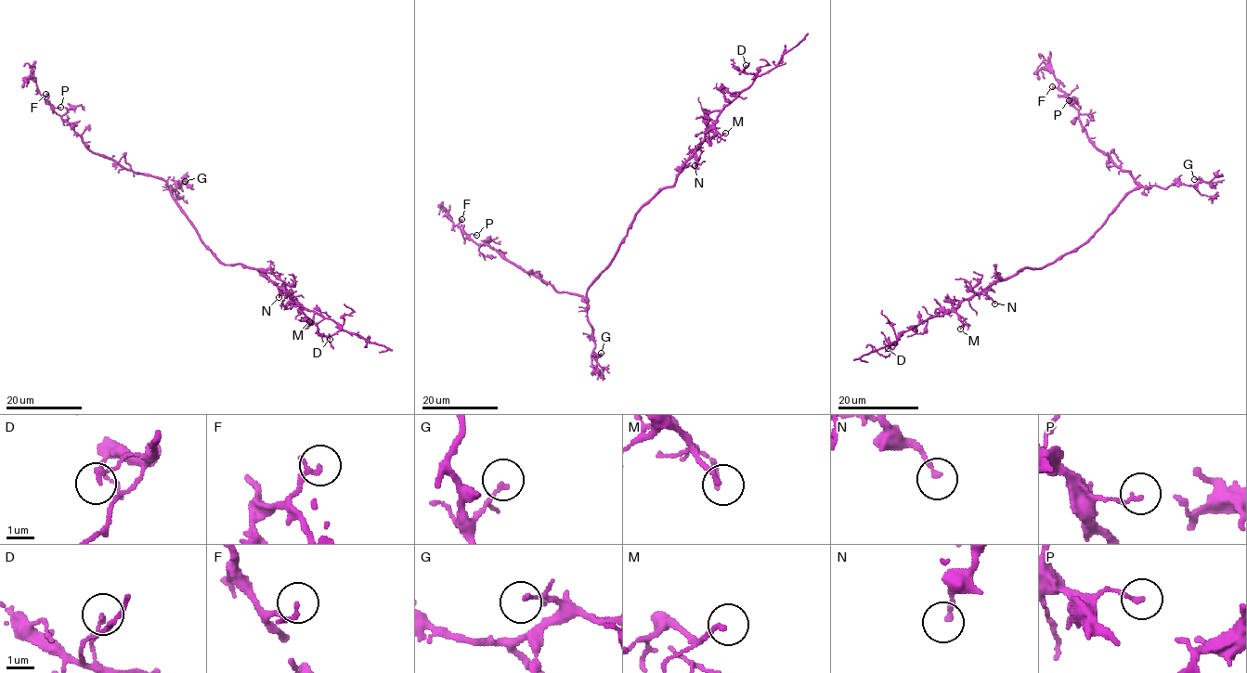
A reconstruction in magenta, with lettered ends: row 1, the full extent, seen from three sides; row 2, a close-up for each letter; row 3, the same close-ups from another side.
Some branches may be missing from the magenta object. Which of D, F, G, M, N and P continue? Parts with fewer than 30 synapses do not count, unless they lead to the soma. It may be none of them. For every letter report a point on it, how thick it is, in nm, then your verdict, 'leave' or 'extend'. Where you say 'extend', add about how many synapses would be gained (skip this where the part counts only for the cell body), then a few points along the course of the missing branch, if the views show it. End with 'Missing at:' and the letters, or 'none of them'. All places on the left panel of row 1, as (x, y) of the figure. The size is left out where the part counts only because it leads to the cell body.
D: (330, 339) | 160 nm | leave
F: (45, 94) | 110 nm | leave
G: (185, 181) | 110 nm | leave
M: (309, 321) | 170 nm | leave
N: (279, 297) | 170 nm | leave
P: (60, 107) | 160 nm | leave
Missing at: none of them

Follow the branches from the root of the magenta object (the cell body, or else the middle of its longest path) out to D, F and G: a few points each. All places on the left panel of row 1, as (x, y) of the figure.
D: (204, 243), (221, 262), (254, 267), (286, 291), (300, 307), (331, 318), (339, 330), (329, 335), (330, 339)
F: (204, 243), (172, 196), (165, 181), (128, 171), (111, 159), (95, 153), (42, 97), (45, 94)
G: (204, 243), (172, 196), (171, 187), (174, 189), (185, 181)

